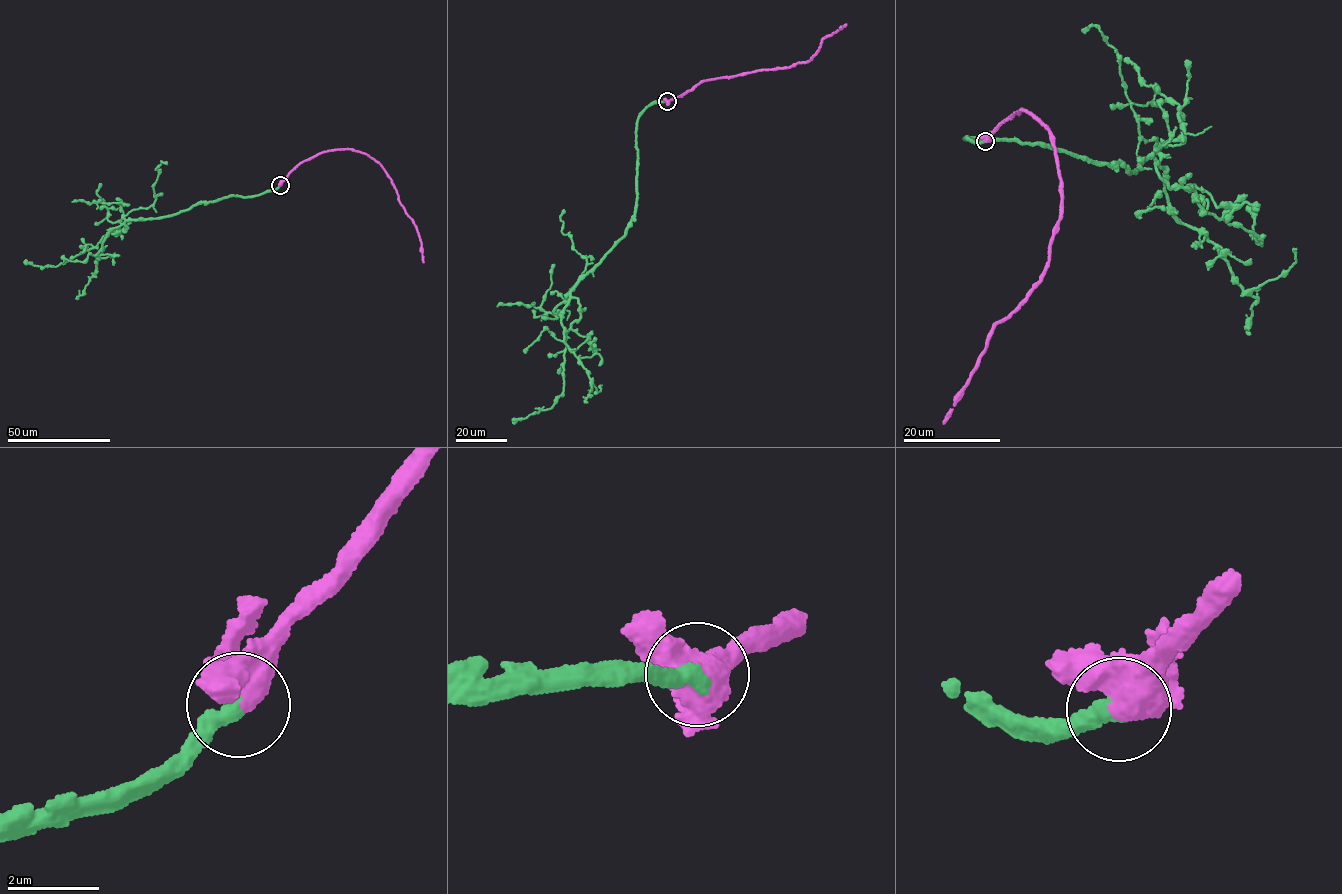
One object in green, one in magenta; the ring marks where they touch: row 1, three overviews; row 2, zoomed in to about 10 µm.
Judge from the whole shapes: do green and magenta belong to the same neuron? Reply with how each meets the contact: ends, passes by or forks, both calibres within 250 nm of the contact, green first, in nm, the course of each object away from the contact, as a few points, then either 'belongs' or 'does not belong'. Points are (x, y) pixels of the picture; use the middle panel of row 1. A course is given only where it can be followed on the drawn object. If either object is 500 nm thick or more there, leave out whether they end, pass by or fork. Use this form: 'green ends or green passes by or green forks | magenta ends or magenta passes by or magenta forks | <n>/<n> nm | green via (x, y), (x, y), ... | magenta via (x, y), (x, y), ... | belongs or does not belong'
420/550 nm | green via (668, 102), (639, 118), (624, 235), (571, 290), (580, 316), (566, 335), (563, 392), (512, 423) | magenta via (668, 102), (704, 81), (808, 62), (821, 40), (846, 24) | belongs

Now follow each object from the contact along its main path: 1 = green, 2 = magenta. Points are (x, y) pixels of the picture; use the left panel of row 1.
1: (280, 185), (130, 219), (125, 231), (108, 233), (55, 266), (24, 261)
2: (280, 185), (298, 165), (322, 152), (347, 148), (366, 153), (385, 171), (412, 220), (423, 262)

